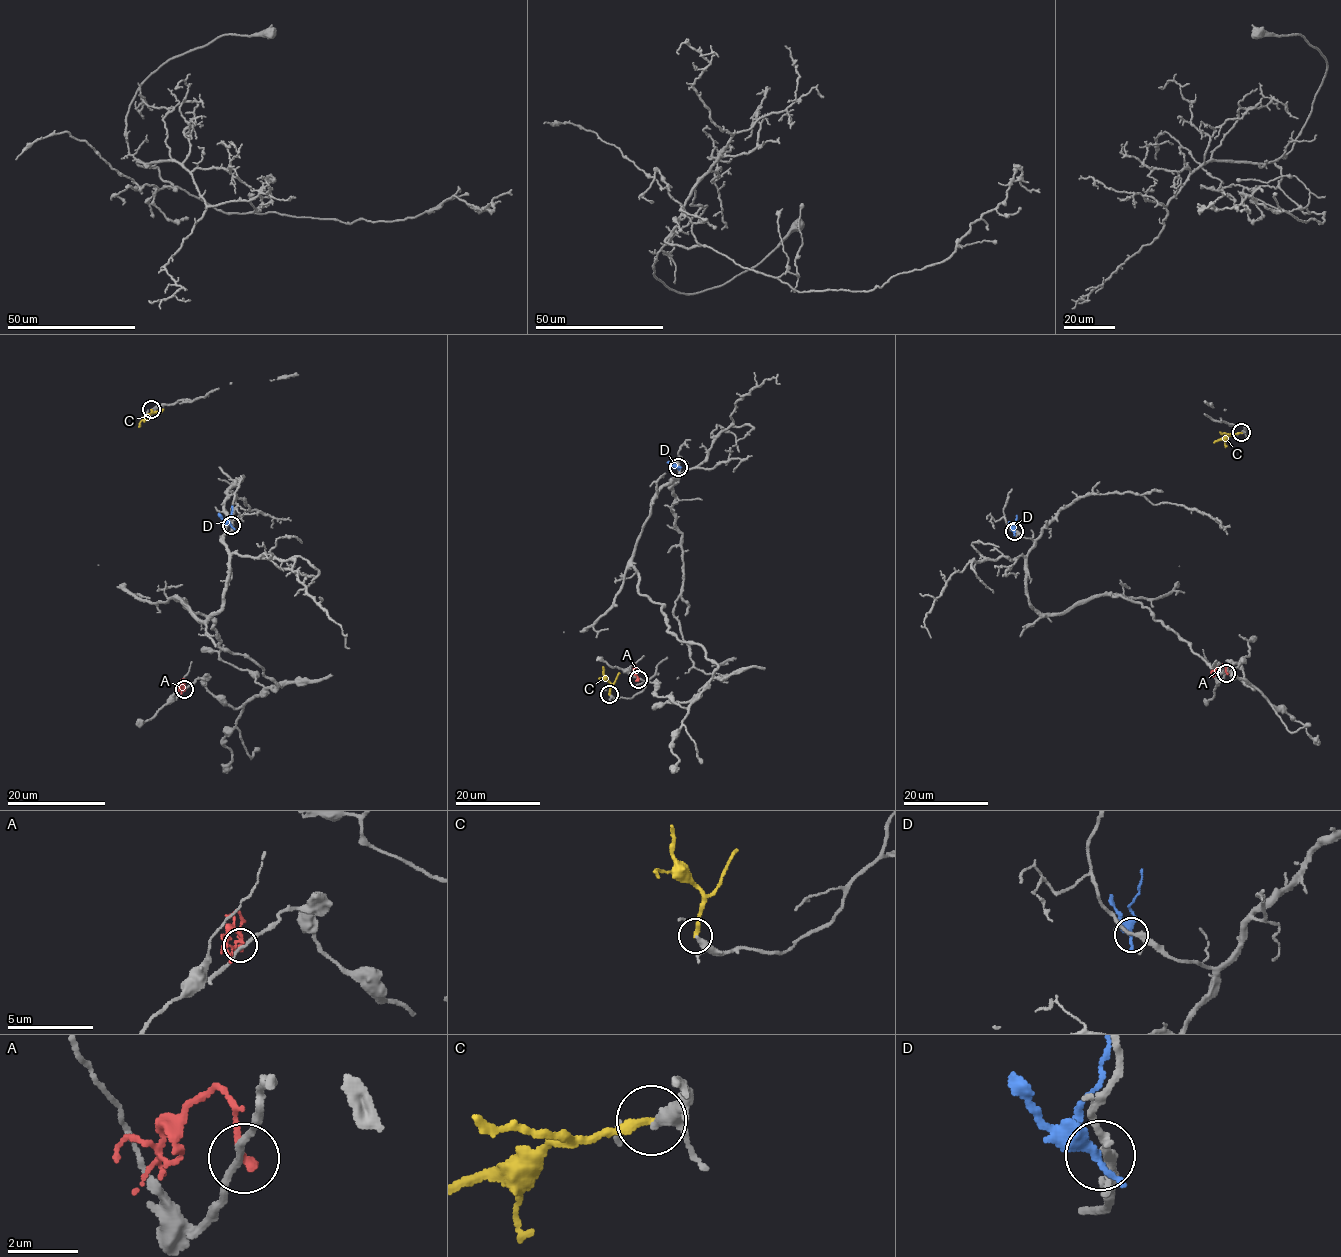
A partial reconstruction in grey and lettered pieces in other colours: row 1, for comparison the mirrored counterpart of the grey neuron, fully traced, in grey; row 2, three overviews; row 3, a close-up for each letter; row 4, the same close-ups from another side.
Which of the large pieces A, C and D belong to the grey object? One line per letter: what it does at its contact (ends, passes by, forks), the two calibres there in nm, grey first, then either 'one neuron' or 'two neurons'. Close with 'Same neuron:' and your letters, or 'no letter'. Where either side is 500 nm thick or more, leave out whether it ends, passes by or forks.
A: it ends there; 180 nm thick on the grey side, 280 nm on the other; two neurons
C: it ends there; 200 nm thick on the grey side, 240 nm on the other; two neurons
D: it ends there; 240 nm thick on the grey side, 420 nm on the other; two neurons
Same neuron: no letter

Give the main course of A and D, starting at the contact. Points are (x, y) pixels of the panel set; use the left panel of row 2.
A: (184, 688), (183, 680), (181, 693)
D: (231, 524), (228, 518), (232, 506)

